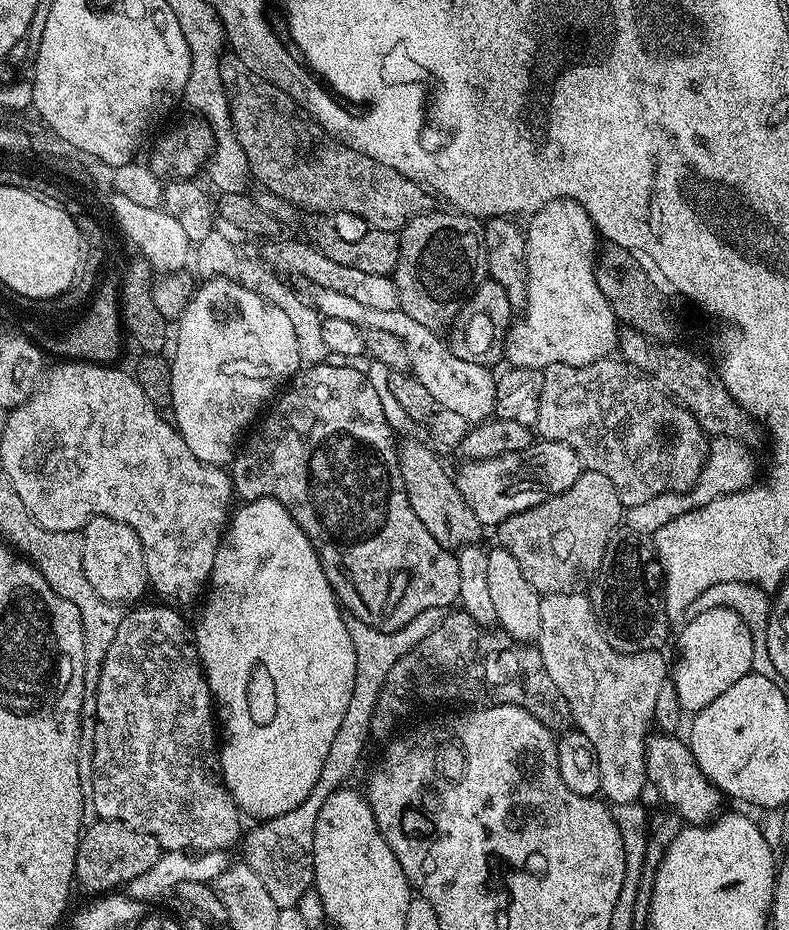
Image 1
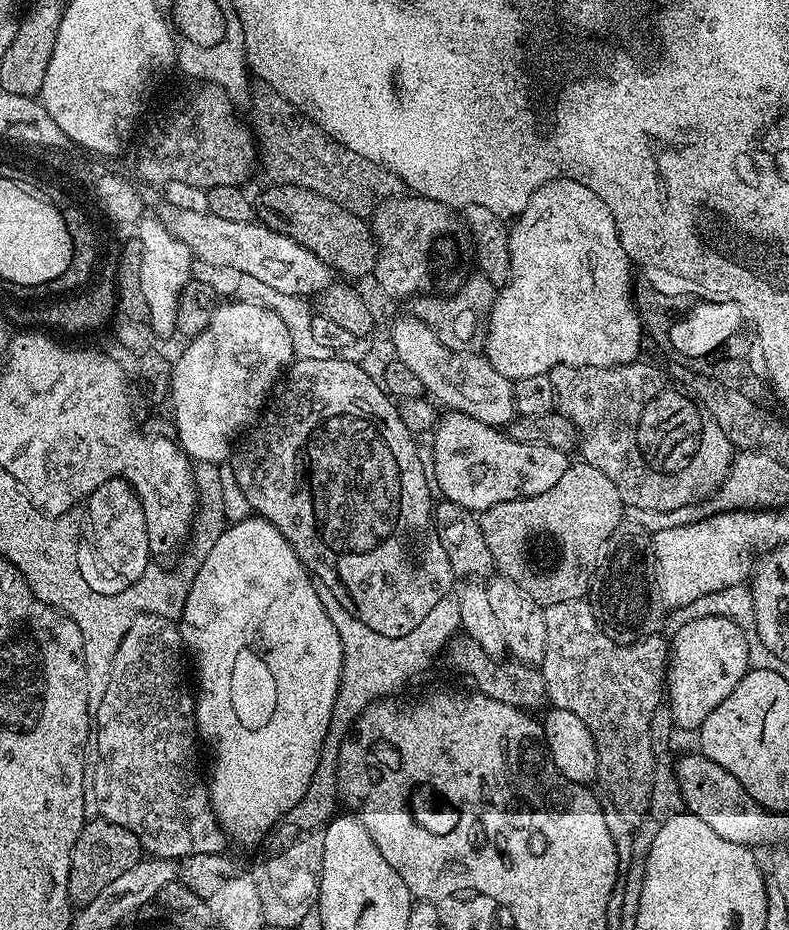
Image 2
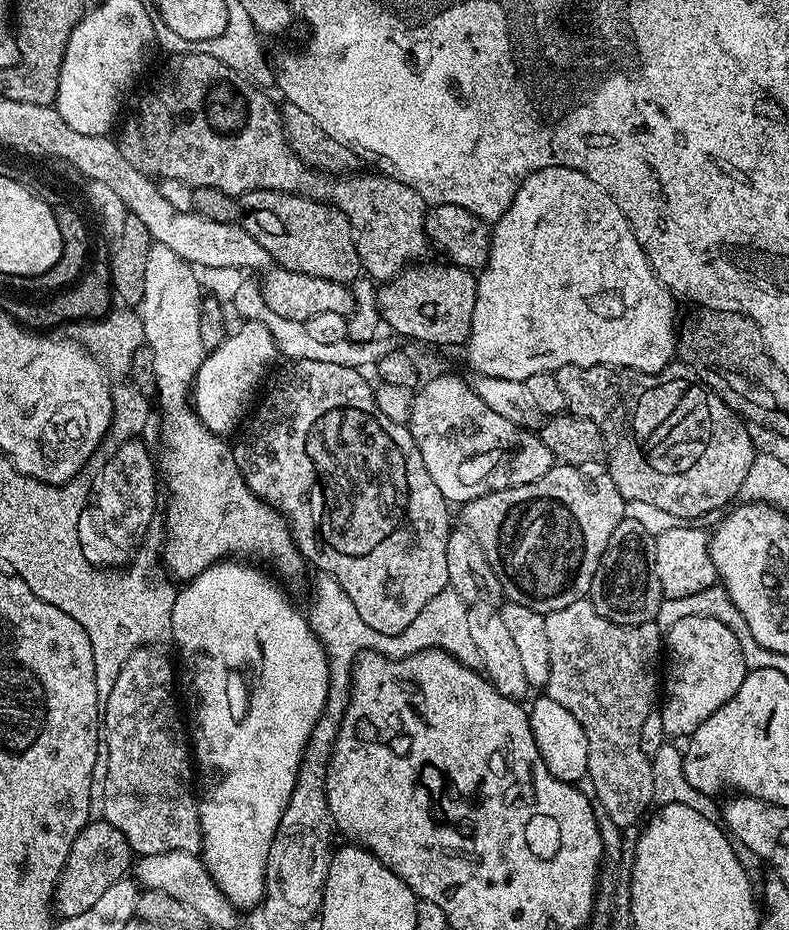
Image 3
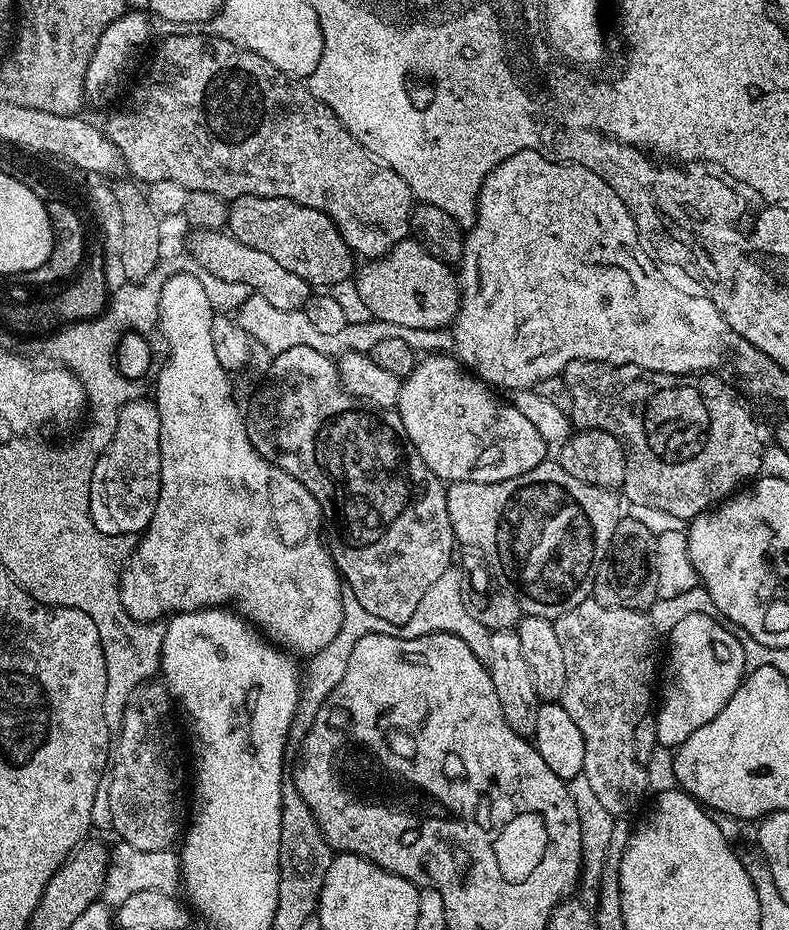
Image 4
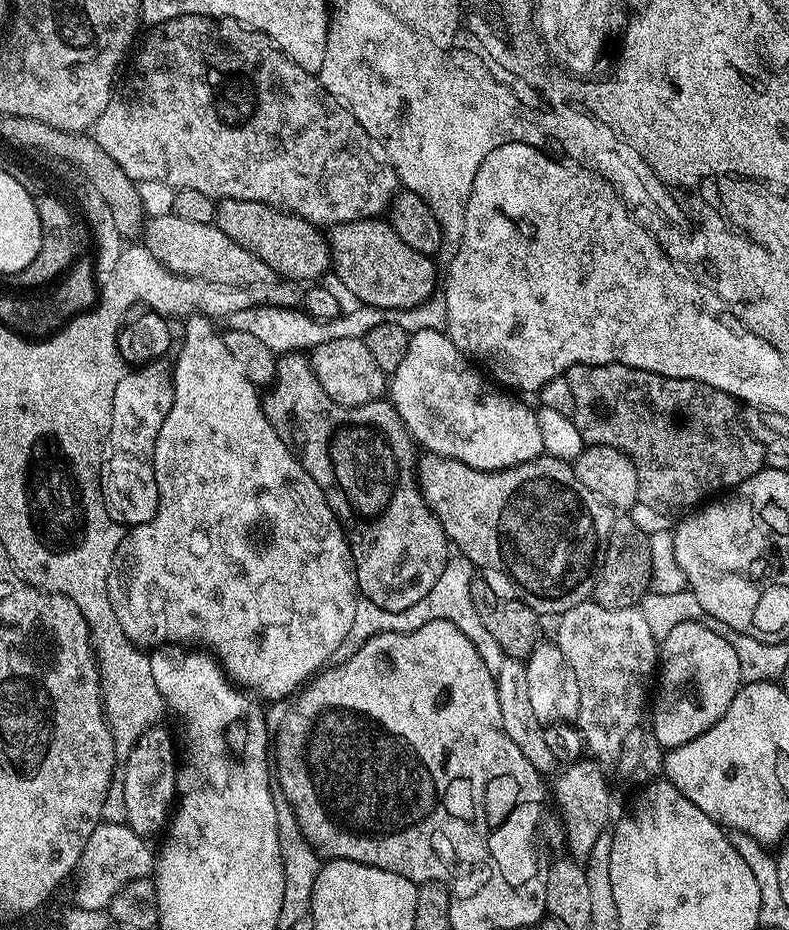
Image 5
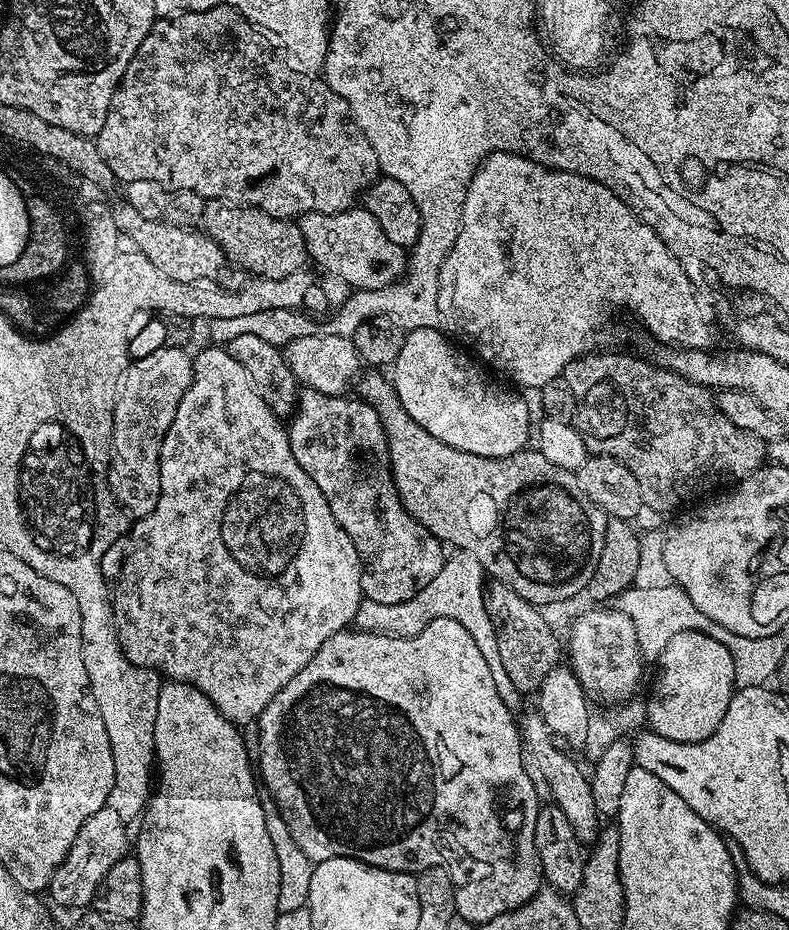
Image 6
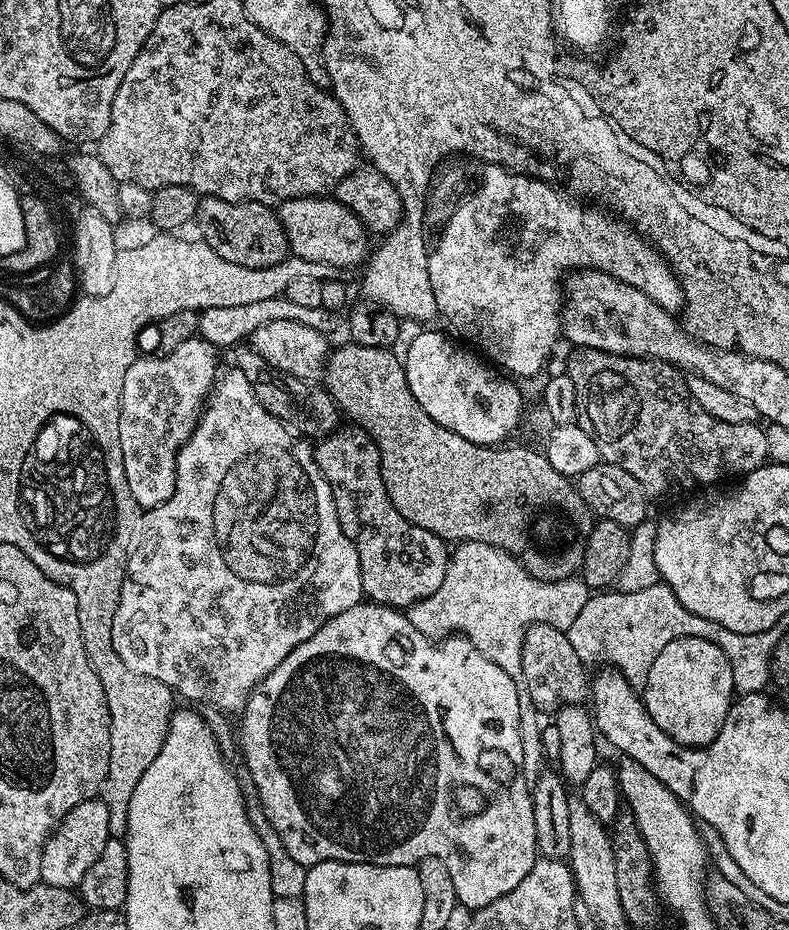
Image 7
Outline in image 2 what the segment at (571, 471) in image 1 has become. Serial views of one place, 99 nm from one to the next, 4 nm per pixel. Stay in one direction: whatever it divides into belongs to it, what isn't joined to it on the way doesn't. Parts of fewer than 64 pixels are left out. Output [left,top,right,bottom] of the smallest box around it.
[430,410,570,514]

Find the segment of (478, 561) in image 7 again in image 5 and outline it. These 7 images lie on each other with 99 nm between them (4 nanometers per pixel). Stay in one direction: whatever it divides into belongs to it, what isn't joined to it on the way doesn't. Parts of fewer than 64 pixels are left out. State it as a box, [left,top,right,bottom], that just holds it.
[335,554,497,662]

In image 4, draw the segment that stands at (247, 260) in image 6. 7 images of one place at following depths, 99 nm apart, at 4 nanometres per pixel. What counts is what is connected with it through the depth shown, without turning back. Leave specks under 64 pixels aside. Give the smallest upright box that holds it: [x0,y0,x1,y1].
[227,196,354,290]

